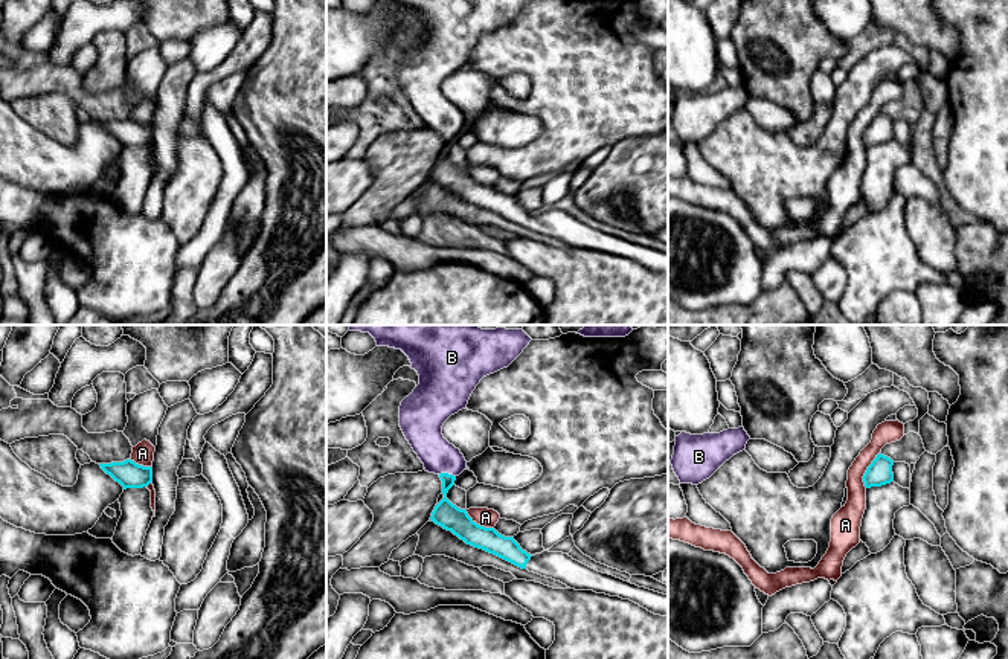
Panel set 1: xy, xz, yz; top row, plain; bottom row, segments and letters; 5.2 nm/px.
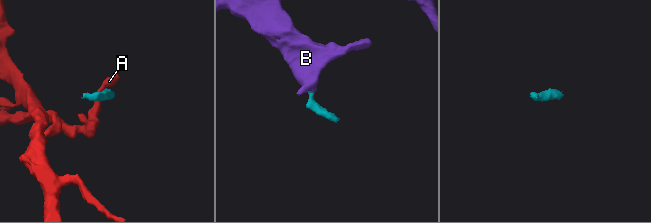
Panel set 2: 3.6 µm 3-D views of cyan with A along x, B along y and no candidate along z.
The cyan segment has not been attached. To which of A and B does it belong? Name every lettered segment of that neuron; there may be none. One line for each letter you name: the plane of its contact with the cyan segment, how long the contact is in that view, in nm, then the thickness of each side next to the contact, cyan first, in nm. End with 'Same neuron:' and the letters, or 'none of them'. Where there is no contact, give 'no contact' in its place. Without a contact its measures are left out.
B: xz | 90 nm | 140/190 nm
Same neuron: B

